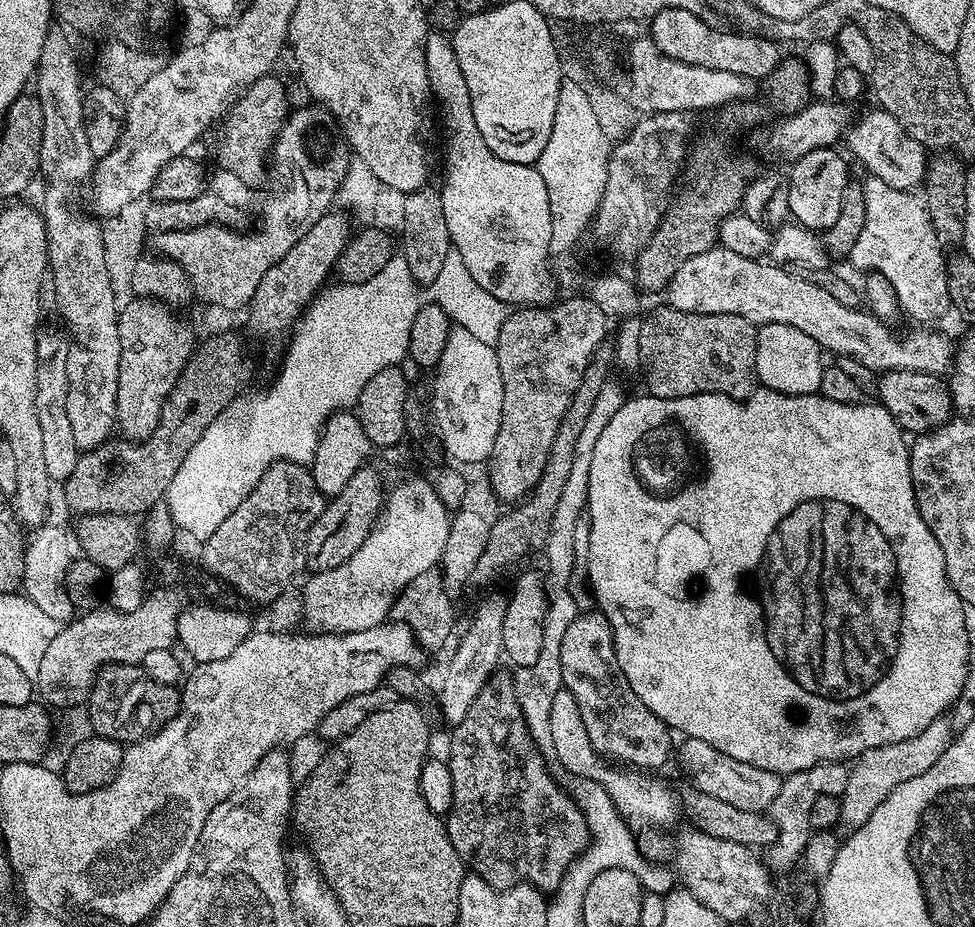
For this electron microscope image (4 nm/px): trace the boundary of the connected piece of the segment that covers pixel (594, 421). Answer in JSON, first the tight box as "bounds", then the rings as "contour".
{"bounds":[512,386,623,758],"contour":[[[605,386],[590,412],[590,417],[586,420],[581,437],[578,438],[573,467],[569,477],[566,478],[562,498],[558,500],[557,509],[554,510],[550,534],[544,547],[544,555],[546,554],[548,562],[548,572],[543,573],[544,589],[548,592],[548,610],[542,632],[542,650],[531,666],[516,668],[514,672],[512,685],[518,698],[518,706],[524,715],[528,733],[546,758],[552,758],[555,754],[553,737],[550,734],[550,708],[553,705],[554,694],[558,693],[562,686],[562,654],[560,653],[562,638],[566,634],[566,626],[570,626],[570,622],[574,622],[578,615],[574,598],[571,597],[571,578],[578,559],[578,553],[576,553],[578,522],[583,519],[587,511],[590,465],[594,458],[594,447],[599,435],[602,434],[603,427],[617,413],[623,401],[623,394],[621,395],[612,386]]]}

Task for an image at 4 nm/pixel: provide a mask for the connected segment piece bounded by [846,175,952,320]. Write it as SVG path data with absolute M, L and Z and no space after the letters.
M869 175L863 181L866 194L866 223L862 226L862 234L858 242L854 242L854 250L846 257L863 274L875 274L886 278L890 286L894 286L894 294L900 303L901 313L912 320L940 320L952 308L952 299L948 289L948 265L945 249L940 247L938 234L934 234L934 226L930 222L930 210L926 210L923 195L916 190L898 190L882 178Z

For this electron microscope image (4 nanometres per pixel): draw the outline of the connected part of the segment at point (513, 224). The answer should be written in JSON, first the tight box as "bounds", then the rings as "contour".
{"bounds":[426,31,558,306],"contour":[[[429,31],[426,38],[426,74],[430,78],[430,86],[432,87],[432,95],[444,107],[444,120],[442,116],[442,128],[448,131],[448,149],[444,152],[444,185],[439,185],[438,191],[442,200],[442,211],[445,214],[446,225],[449,231],[451,247],[456,248],[458,254],[461,255],[462,262],[465,263],[466,270],[470,272],[472,278],[477,282],[478,286],[489,291],[494,298],[500,299],[507,306],[548,306],[557,299],[558,288],[554,283],[553,269],[550,267],[550,226],[552,225],[552,215],[550,214],[550,194],[546,194],[546,182],[542,182],[542,174],[533,165],[519,164],[518,162],[506,162],[502,158],[498,158],[490,150],[490,146],[486,146],[486,142],[482,138],[482,134],[478,130],[478,122],[474,122],[474,114],[470,106],[470,89],[466,86],[466,78],[462,78],[462,70],[458,67],[458,54],[454,54],[454,46],[451,39],[445,33]]]}

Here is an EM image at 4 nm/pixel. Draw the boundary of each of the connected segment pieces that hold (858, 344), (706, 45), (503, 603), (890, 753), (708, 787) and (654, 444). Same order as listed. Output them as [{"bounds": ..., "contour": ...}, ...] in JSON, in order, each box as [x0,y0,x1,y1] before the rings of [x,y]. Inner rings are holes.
[{"bounds":[666,246,954,376],"contour":[[[719,246],[702,254],[694,254],[694,258],[676,267],[674,278],[666,289],[667,303],[673,308],[694,314],[738,314],[738,318],[746,318],[757,326],[762,324],[794,326],[794,330],[810,334],[810,338],[814,338],[814,342],[818,342],[825,353],[849,356],[878,374],[890,370],[918,370],[928,372],[932,376],[940,376],[953,367],[954,344],[942,333],[908,332],[905,336],[895,336],[892,333],[891,323],[880,320],[863,307],[842,306],[842,302],[837,302],[827,290],[818,290],[814,282],[806,282],[804,275],[796,273],[795,276],[792,273],[795,271],[775,262],[764,263],[763,259],[742,258],[742,254],[734,254],[734,250],[726,250]]]},{"bounds":[650,8,782,82],"contour":[[[667,8],[650,21],[650,38],[670,58],[686,62],[690,66],[706,66],[710,70],[730,70],[730,74],[742,74],[757,82],[763,81],[782,59],[781,45],[775,40],[762,40],[747,34],[719,36],[713,25],[690,10]]]},{"bounds":[440,596,508,726],"contour":[[[488,596],[476,610],[476,617],[468,624],[448,669],[444,672],[444,685],[440,688],[440,712],[448,726],[454,726],[466,718],[466,710],[478,698],[478,694],[487,686],[491,676],[495,676],[501,667],[504,656],[502,646],[502,622],[506,618],[508,596]]]},{"bounds":[839,718,954,830],"contour":[[[944,718],[935,720],[926,726],[922,734],[906,738],[906,742],[874,746],[874,750],[863,752],[848,769],[846,790],[839,793],[842,806],[840,824],[848,830],[861,828],[866,818],[870,818],[870,814],[874,814],[874,810],[890,798],[890,790],[902,786],[902,782],[910,782],[910,778],[918,778],[918,774],[926,774],[926,770],[930,770],[930,766],[934,766],[934,762],[938,762],[938,758],[942,758],[945,750],[952,745],[954,728],[946,721]]]},{"bounds":[678,738,781,813],"contour":[[[687,738],[684,745],[679,745],[678,756],[684,759],[684,768],[688,771],[687,779],[702,794],[710,794],[721,802],[730,802],[730,806],[738,806],[738,810],[767,813],[780,789],[781,773],[762,770],[758,766],[750,766],[750,762],[738,762],[738,758],[730,758],[730,754],[722,754],[710,746],[710,742],[702,742],[702,738]]]},{"bounds":[628,416,708,500],"contour":[[[664,416],[660,424],[652,424],[652,428],[644,428],[636,440],[632,440],[628,452],[628,468],[632,480],[636,480],[636,488],[644,492],[644,496],[652,496],[652,500],[676,500],[676,496],[684,496],[684,492],[672,492],[672,484],[676,482],[690,482],[690,490],[695,490],[698,485],[708,480],[708,448],[684,420],[676,416]],[[664,474],[664,476],[658,476]],[[660,478],[664,482],[660,482]],[[656,484],[664,486],[664,490],[656,490]]]}]

